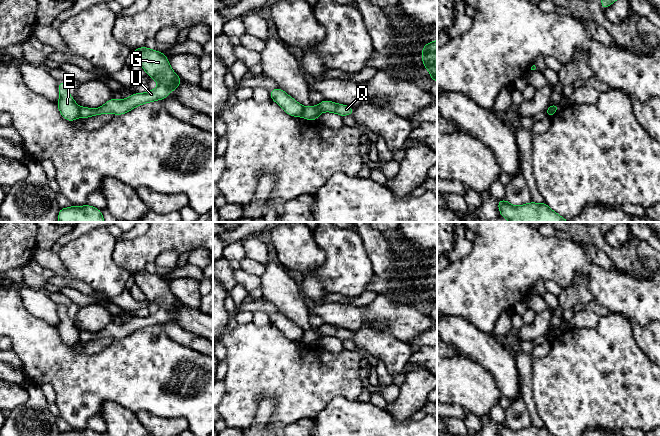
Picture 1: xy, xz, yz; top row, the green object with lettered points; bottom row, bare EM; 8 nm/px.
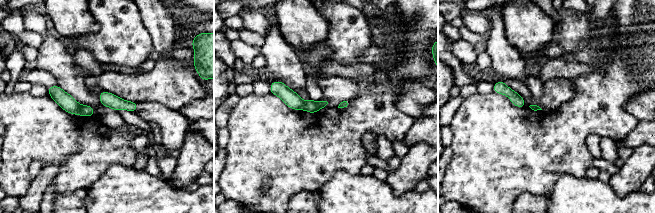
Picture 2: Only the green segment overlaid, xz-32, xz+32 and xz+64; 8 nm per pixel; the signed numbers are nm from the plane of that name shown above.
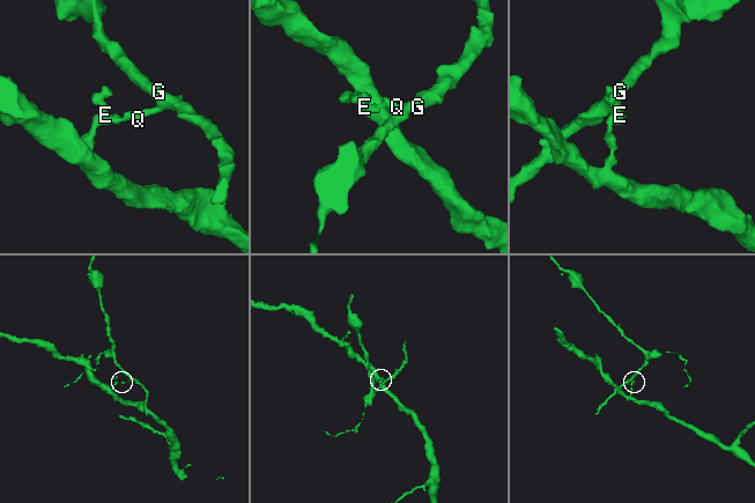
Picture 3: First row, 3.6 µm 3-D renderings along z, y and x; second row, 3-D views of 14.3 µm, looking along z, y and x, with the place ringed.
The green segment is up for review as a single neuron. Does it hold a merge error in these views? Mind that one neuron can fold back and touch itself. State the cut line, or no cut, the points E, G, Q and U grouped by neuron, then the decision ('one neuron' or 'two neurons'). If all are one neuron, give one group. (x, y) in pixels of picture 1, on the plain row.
cut xy (78, 331), (79, 340); groups E / G Q U; two neurons

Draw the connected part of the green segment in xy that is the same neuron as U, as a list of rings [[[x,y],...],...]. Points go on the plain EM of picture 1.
[[[146,270],[133,273],[132,276],[135,279],[135,284],[152,304],[159,306],[159,310],[146,317],[133,317],[127,323],[110,322],[97,333],[79,331],[79,341],[89,342],[107,337],[113,337],[116,340],[123,339],[139,329],[165,323],[183,306],[172,294],[168,282],[163,276],[149,273]]]

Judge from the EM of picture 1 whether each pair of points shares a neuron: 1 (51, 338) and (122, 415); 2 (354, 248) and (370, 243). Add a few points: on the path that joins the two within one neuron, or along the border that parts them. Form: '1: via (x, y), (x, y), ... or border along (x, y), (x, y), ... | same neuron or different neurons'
1: border along (131, 410), (106, 401), (99, 414) | different neurons
2: border along (358, 234), (372, 267) | different neurons

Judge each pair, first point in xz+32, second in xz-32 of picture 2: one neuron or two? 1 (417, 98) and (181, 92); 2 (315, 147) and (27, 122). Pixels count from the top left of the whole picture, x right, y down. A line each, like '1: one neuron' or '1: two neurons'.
1: one neuron
2: one neuron

